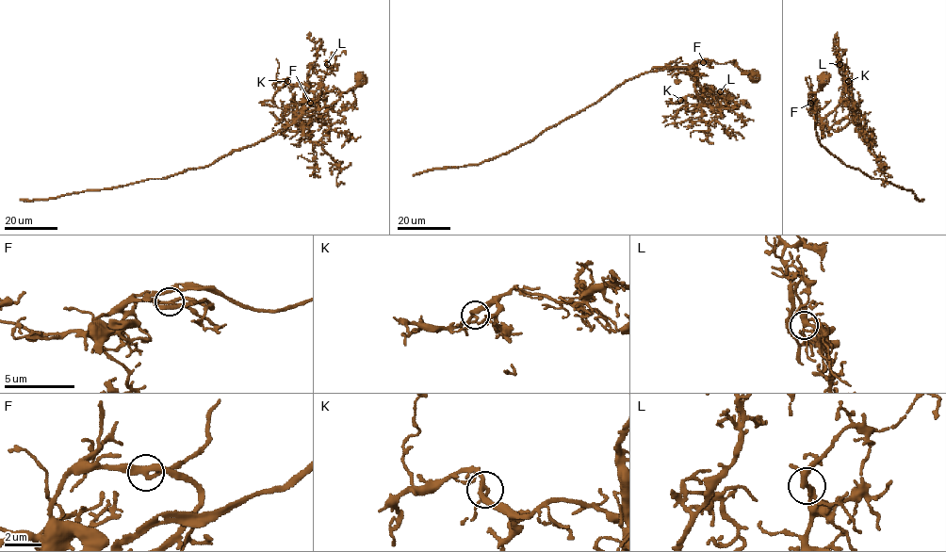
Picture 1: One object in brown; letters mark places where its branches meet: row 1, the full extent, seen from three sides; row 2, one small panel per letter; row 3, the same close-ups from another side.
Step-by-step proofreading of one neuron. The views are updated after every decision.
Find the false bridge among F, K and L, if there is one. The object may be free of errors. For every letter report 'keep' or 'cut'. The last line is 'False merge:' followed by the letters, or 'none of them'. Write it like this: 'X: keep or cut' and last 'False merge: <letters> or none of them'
F: keep
K: keep
L: keep
False merge: none of them

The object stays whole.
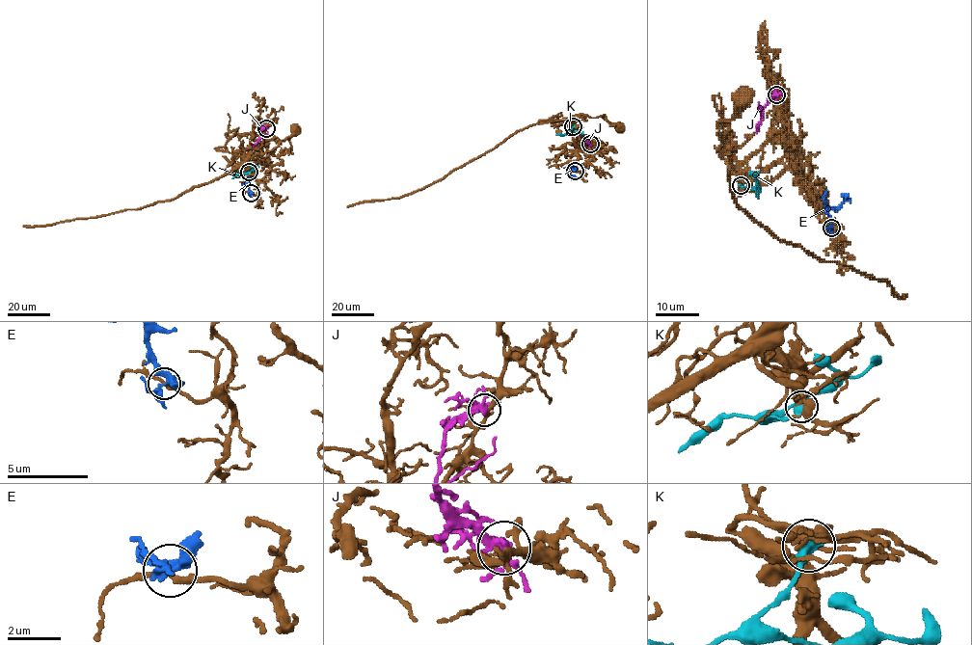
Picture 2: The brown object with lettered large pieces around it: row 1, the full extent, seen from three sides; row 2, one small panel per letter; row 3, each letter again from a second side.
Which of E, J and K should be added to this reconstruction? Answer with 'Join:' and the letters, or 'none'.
Join: J

